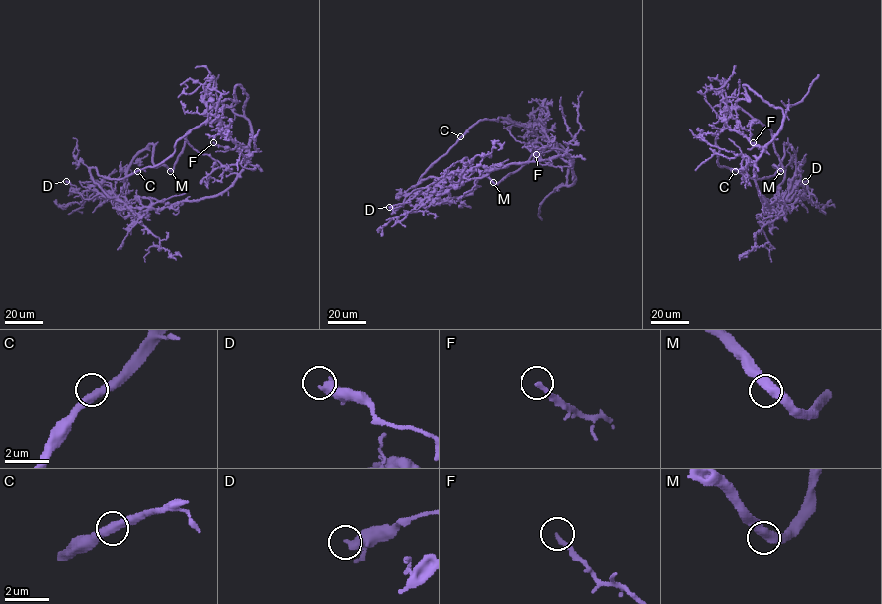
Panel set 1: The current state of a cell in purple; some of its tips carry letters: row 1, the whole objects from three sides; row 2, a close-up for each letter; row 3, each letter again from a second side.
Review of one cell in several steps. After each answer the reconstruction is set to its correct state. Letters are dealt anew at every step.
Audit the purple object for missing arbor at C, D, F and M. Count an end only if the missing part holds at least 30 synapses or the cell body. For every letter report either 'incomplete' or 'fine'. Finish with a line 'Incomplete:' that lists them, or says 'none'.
C: fine
D: fine
F: fine
M: fine
Incomplete: none

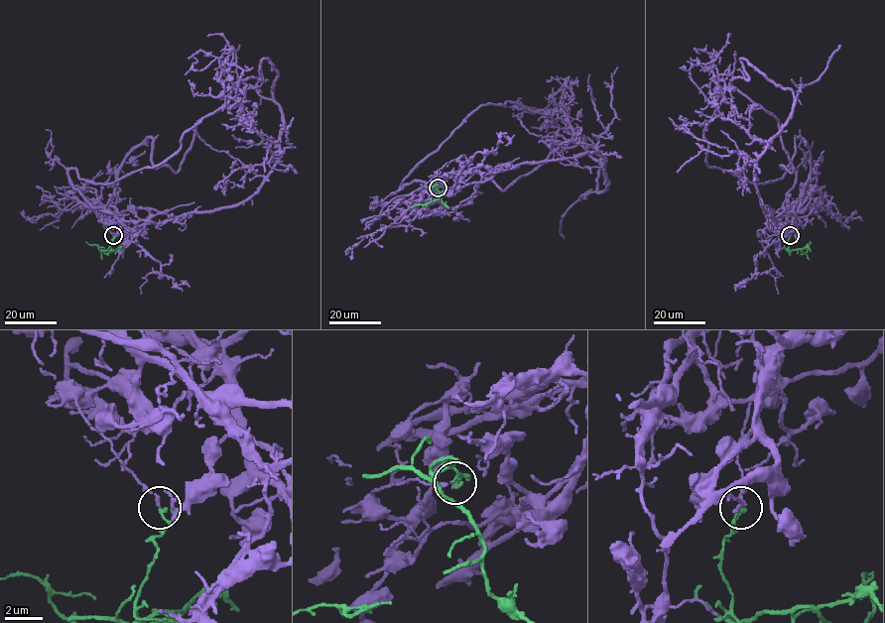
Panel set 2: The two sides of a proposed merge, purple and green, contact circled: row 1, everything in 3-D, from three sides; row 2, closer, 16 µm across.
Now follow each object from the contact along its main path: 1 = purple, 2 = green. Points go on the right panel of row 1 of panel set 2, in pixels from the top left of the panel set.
1: (791, 235), (796, 213), (766, 212), (755, 184), (767, 142), (692, 79), (729, 36)
2: (791, 235), (787, 242), (789, 250), (798, 249), (805, 253), (810, 242)

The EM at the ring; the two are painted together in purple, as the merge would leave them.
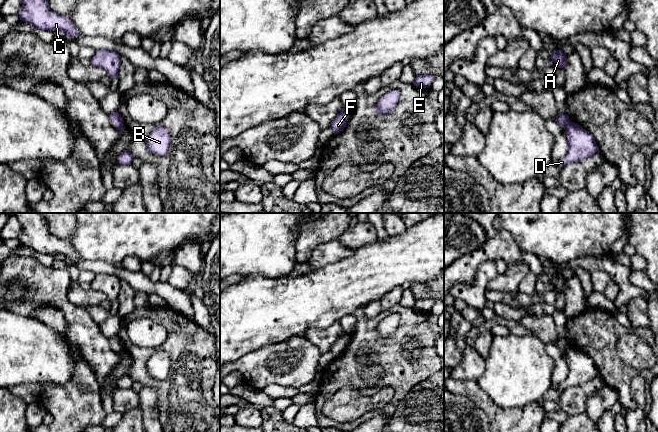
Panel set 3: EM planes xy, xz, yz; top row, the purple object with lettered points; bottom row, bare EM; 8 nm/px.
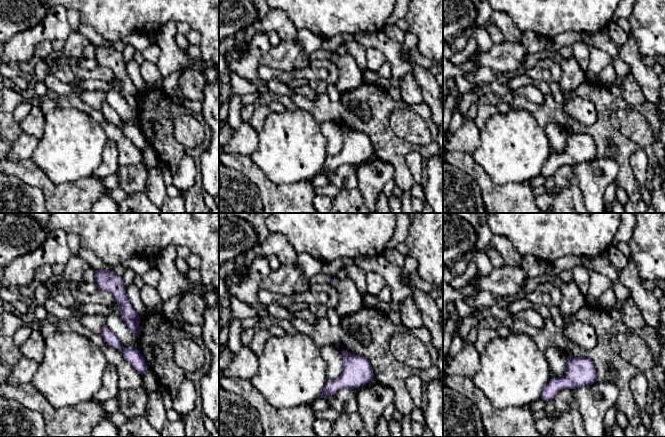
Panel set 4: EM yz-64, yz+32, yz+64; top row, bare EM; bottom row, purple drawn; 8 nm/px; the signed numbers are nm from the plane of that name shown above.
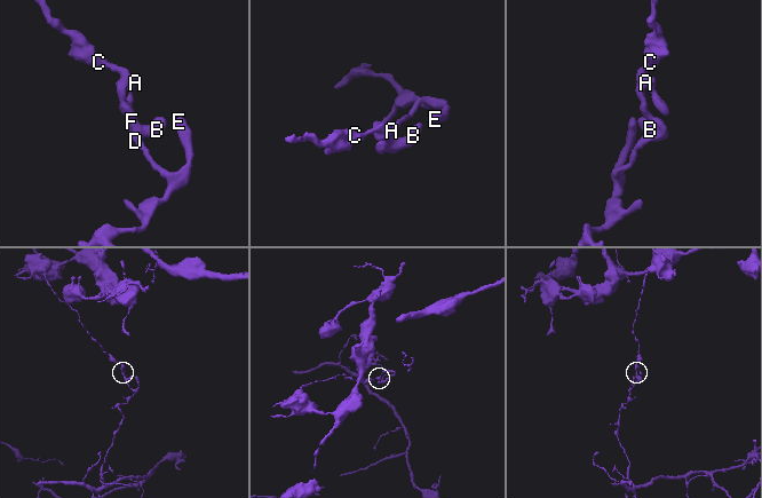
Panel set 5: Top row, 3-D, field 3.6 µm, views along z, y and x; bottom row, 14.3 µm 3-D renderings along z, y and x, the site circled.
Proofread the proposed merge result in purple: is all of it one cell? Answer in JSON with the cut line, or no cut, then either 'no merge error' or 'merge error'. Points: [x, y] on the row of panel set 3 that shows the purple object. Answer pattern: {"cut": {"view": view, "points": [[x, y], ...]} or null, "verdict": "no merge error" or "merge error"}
{"cut": {"view": "yz", "points": [[571, 122], [565, 129]]}, "verdict": "merge error"}

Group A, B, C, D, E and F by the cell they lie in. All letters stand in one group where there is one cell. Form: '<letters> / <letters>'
A C / B D E F

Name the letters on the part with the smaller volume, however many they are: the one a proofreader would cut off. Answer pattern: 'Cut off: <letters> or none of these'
Cut off: B, D, E, F

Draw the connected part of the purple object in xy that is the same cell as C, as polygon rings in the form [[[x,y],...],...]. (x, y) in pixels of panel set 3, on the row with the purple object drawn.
[[[21,0],[21,3],[21,10],[17,13],[21,21],[36,29],[64,33],[71,38],[79,35],[71,19],[50,10],[47,0]]]

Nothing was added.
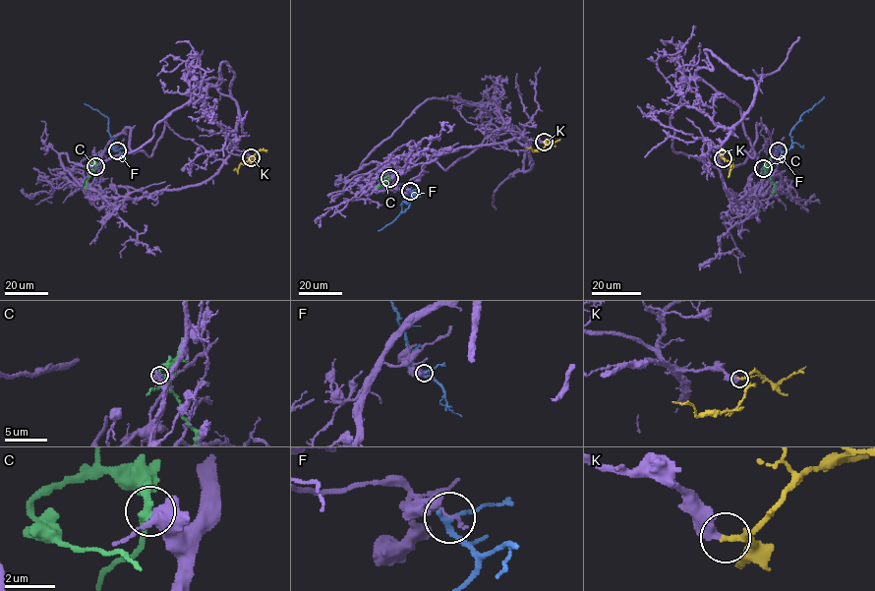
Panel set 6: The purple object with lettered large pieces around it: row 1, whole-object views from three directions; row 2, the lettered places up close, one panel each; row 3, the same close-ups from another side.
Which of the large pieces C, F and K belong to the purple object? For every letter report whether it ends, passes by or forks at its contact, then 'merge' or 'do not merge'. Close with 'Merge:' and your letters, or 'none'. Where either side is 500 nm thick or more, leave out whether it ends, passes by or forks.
C: do not merge
F: it passes by | do not merge
K: it passes by | merge
Merge: K

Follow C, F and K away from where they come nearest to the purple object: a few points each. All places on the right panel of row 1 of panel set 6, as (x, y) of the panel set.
C: (763, 168), (774, 185), (772, 194)
F: (778, 150), (787, 151), (790, 147), (791, 129), (802, 114), (824, 96)
K: (722, 158), (733, 166), (729, 173)

